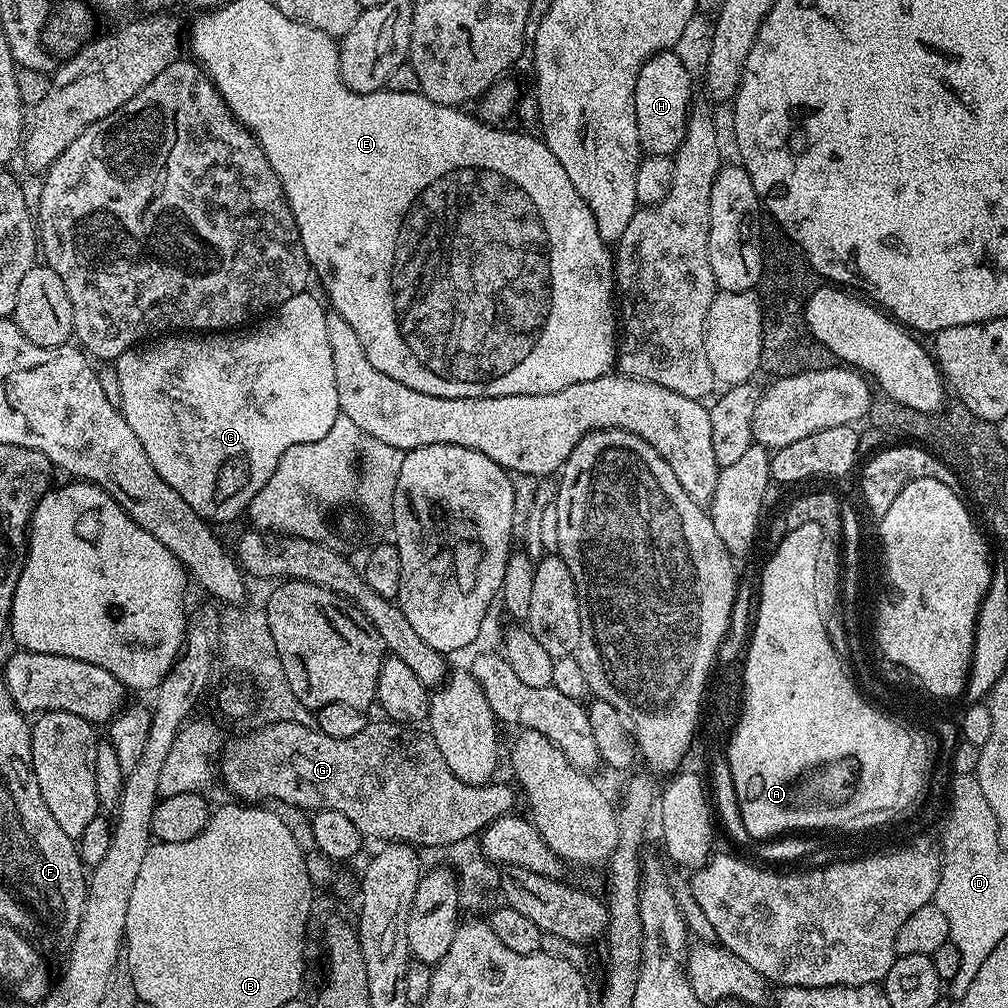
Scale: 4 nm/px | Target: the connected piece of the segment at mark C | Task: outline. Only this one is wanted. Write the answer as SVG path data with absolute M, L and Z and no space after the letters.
M306 290L302 294L294 294L294 298L286 298L286 302L279 304L271 314L248 326L253 328L220 330L215 334L168 334L143 346L130 348L116 357L114 367L118 370L118 382L122 382L122 398L118 405L121 415L126 418L134 434L138 435L138 440L158 474L185 498L195 513L209 523L228 522L247 513L248 503L252 501L254 494L258 494L258 490L266 486L266 478L274 474L278 458L282 458L282 454L286 454L290 446L302 446L302 442L318 442L318 438L322 438L329 432L330 426L334 426L334 418L341 416L338 386L334 383L334 357L330 354L330 337L326 331L327 317L325 301L311 296L311 291Z

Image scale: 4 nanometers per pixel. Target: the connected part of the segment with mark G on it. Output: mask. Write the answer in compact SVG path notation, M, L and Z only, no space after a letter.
M380 718L380 721L370 722L362 730L362 734L354 734L354 738L330 738L330 734L322 734L320 729L307 728L306 726L298 726L294 722L278 722L277 724L264 724L260 726L257 732L252 732L249 736L240 736L232 745L223 749L222 755L218 760L218 776L224 779L224 784L233 792L235 799L240 802L272 802L268 800L281 800L284 804L293 804L296 808L312 808L311 810L334 810L338 814L346 814L346 818L350 818L350 822L354 822L354 826L358 826L358 830L369 841L380 840L379 842L399 842L401 844L410 844L417 849L437 848L443 850L448 848L454 842L462 842L479 837L480 833L494 823L498 818L509 815L513 811L512 808L516 804L517 793L514 791L513 785L496 784L497 782L489 782L486 784L467 784L462 782L462 778L458 778L450 770L450 766L446 766L446 758L442 758L442 750L438 750L438 746L432 741L431 735L425 734L423 731L413 730L411 727L403 724L397 724L387 718Z

